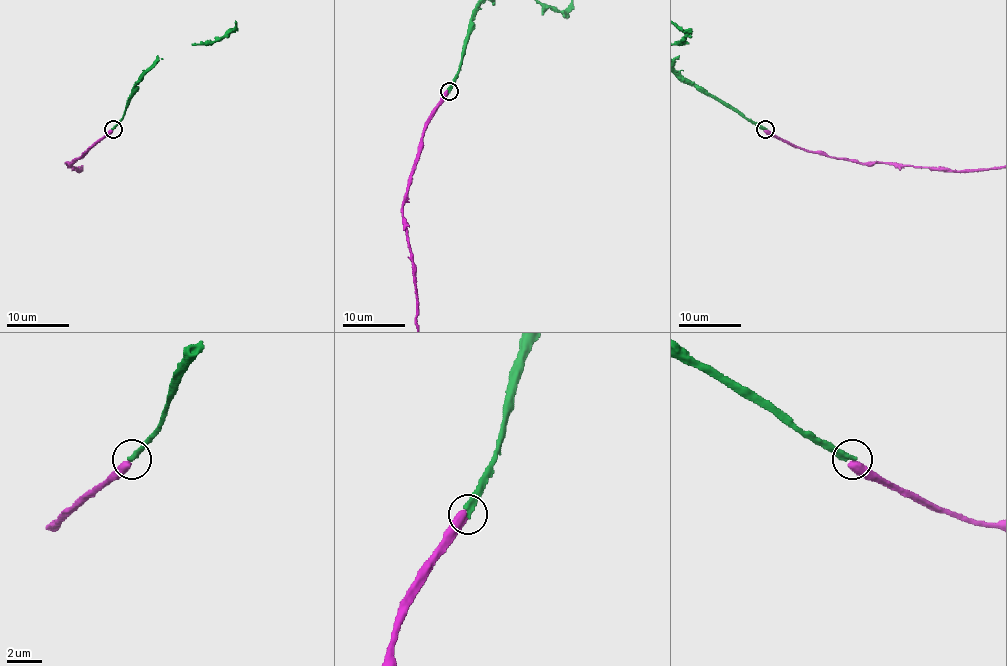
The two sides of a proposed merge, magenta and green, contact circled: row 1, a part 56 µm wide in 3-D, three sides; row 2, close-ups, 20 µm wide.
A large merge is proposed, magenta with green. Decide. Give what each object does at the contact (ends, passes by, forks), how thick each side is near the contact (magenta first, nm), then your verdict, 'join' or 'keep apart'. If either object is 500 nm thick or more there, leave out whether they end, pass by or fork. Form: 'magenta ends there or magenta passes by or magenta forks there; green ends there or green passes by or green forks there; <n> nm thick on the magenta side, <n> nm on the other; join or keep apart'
magenta ends there; green ends there; 480 nm thick on the magenta side, 360 nm on the other; keep apart

